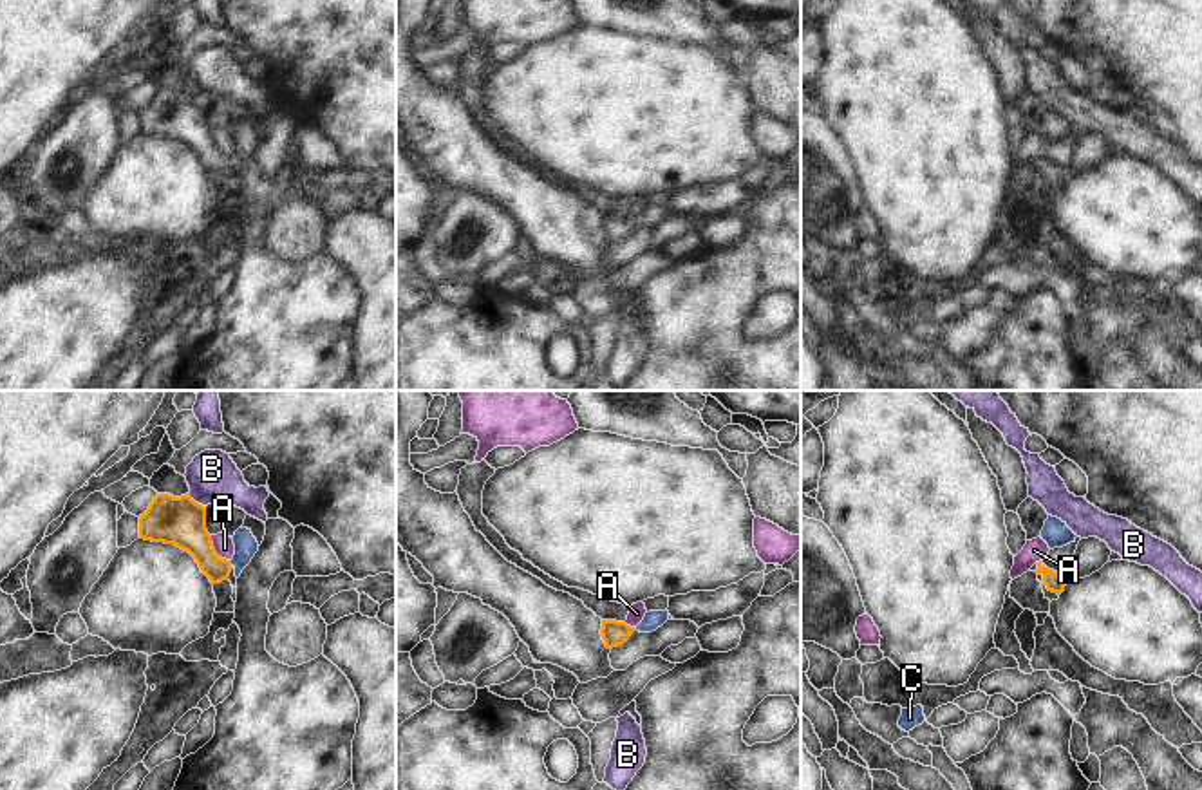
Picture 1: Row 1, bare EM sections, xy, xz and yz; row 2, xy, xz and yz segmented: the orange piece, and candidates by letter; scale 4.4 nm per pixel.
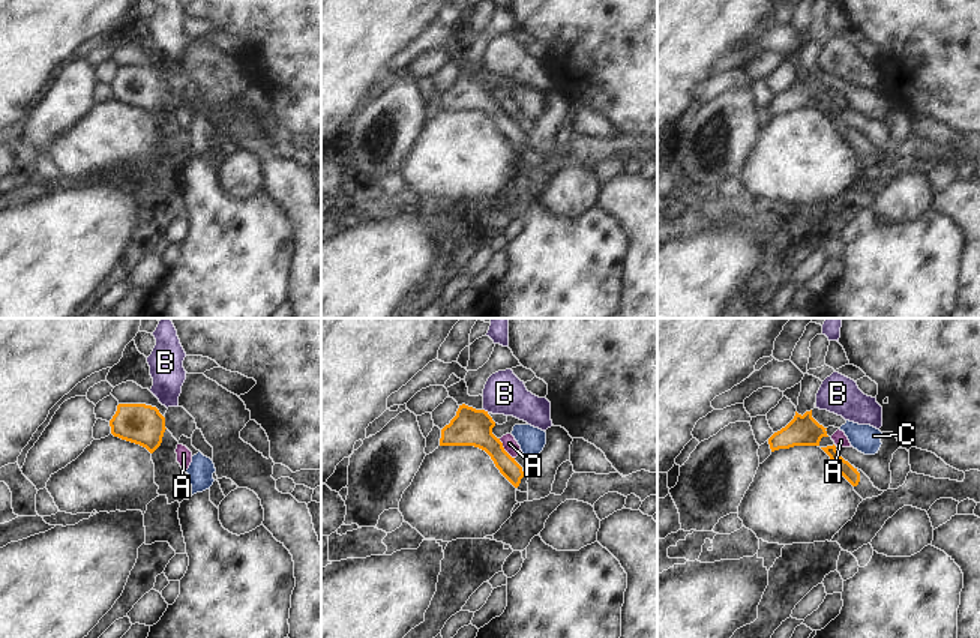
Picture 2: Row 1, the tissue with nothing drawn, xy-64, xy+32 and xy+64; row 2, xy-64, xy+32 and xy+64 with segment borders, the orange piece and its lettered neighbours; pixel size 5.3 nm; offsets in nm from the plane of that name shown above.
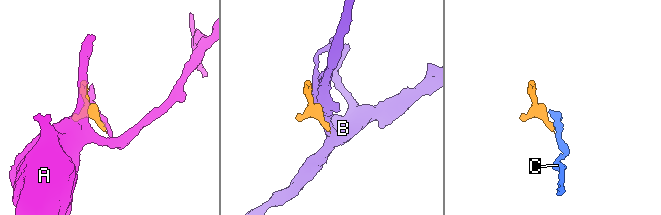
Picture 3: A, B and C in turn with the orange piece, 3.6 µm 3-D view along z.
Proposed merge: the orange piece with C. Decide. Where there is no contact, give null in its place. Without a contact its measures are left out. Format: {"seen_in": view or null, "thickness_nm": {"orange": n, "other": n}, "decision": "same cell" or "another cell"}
{"seen_in": "xy", "thickness_nm": {"orange": 180, "other": 100}, "decision": "another cell"}

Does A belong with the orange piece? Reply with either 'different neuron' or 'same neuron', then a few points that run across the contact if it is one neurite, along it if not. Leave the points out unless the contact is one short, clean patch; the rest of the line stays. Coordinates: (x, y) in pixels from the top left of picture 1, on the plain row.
different neuron | xy (210, 131), (214, 145), (230, 156)

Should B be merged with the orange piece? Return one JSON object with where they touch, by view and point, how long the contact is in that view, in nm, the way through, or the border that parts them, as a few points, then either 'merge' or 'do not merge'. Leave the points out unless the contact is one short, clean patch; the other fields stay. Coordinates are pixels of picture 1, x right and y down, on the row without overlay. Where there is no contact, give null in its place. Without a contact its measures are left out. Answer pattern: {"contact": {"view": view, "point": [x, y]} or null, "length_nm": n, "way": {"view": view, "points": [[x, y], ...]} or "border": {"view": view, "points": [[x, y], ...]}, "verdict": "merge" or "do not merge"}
{"contact": {"view": "xy", "point": [194, 96]}, "length_nm": 90, "border": {"view": "xy", "points": [[188, 89], [203, 102]]}, "verdict": "do not merge"}

